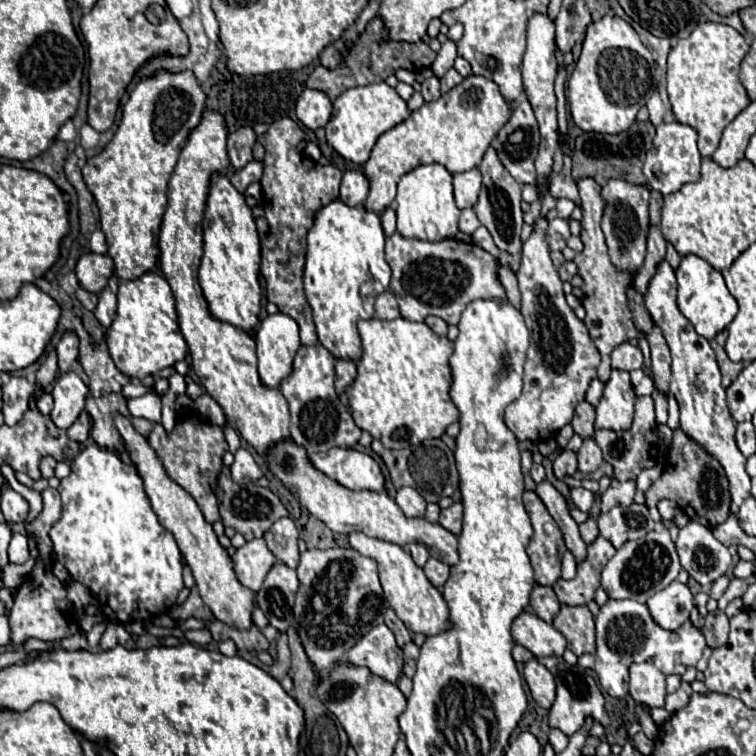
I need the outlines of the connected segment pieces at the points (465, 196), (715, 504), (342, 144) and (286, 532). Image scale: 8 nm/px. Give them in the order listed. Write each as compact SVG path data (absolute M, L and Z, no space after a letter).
M472 168L462 174L454 174L454 200L456 206L462 208L474 208L478 194L482 188L482 174L478 168Z
M682 428L674 430L672 450L668 454L666 468L662 476L644 492L644 496L648 508L656 506L662 498L674 500L680 510L684 510L692 520L698 520L706 528L716 528L730 516L730 490L724 468L696 440L684 434Z
M386 82L356 86L346 90L334 100L332 118L325 127L326 140L342 158L352 160L356 164L366 164L376 140L390 128L404 122L408 116L410 116L410 110L406 102Z
M282 518L272 524L270 532L264 536L268 548L274 552L274 556L284 562L290 568L298 566L298 530L290 518Z

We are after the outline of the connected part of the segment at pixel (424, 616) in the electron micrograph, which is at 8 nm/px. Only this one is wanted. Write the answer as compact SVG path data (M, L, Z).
M352 532L348 536L348 540L350 540L350 546L356 552L376 560L380 584L382 584L382 590L384 590L384 598L388 600L390 608L406 624L408 630L422 632L422 634L430 636L430 634L444 632L450 626L448 608L446 608L446 602L442 600L442 594L428 582L428 578L424 576L424 570L418 568L414 564L414 560L410 560L410 554L404 552L402 546L364 536L362 532Z

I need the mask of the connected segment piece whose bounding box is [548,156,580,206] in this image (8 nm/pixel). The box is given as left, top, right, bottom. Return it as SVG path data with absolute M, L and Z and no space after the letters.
M564 156L564 168L562 172L550 182L550 188L548 188L548 194L554 196L556 200L558 198L570 198L576 202L576 206L580 206L580 196L578 196L578 188L576 188L576 182L570 174L570 168L572 168L572 162L568 156Z

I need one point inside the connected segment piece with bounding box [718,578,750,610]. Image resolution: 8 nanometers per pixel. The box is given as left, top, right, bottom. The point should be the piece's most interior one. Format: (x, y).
(737, 587)

